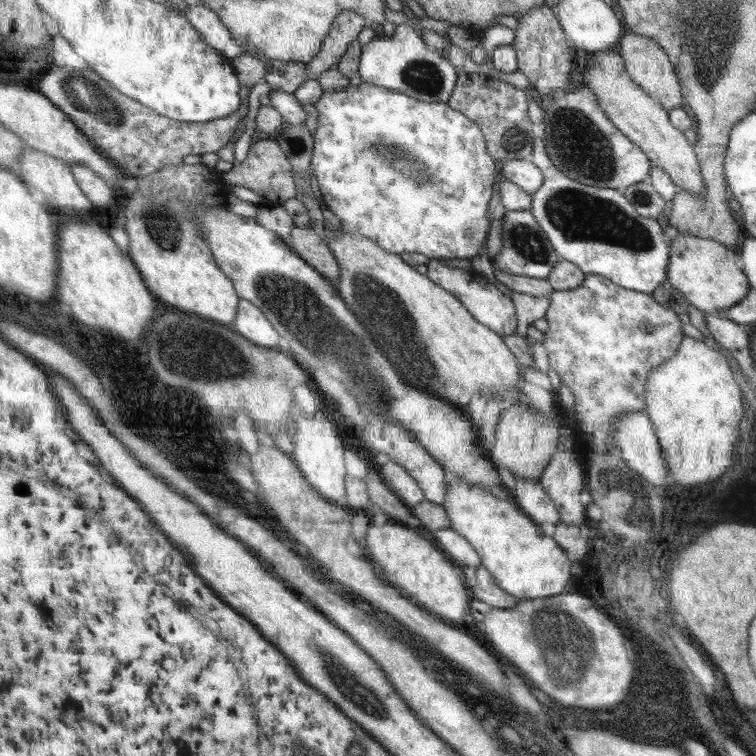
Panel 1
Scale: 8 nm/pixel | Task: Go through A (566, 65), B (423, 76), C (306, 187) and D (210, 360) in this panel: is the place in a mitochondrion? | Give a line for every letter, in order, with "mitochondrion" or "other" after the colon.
A: other
B: mitochondrion
C: other
D: mitochondrion

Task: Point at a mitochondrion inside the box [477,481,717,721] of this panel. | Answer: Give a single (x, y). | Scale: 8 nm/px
(552, 626)

